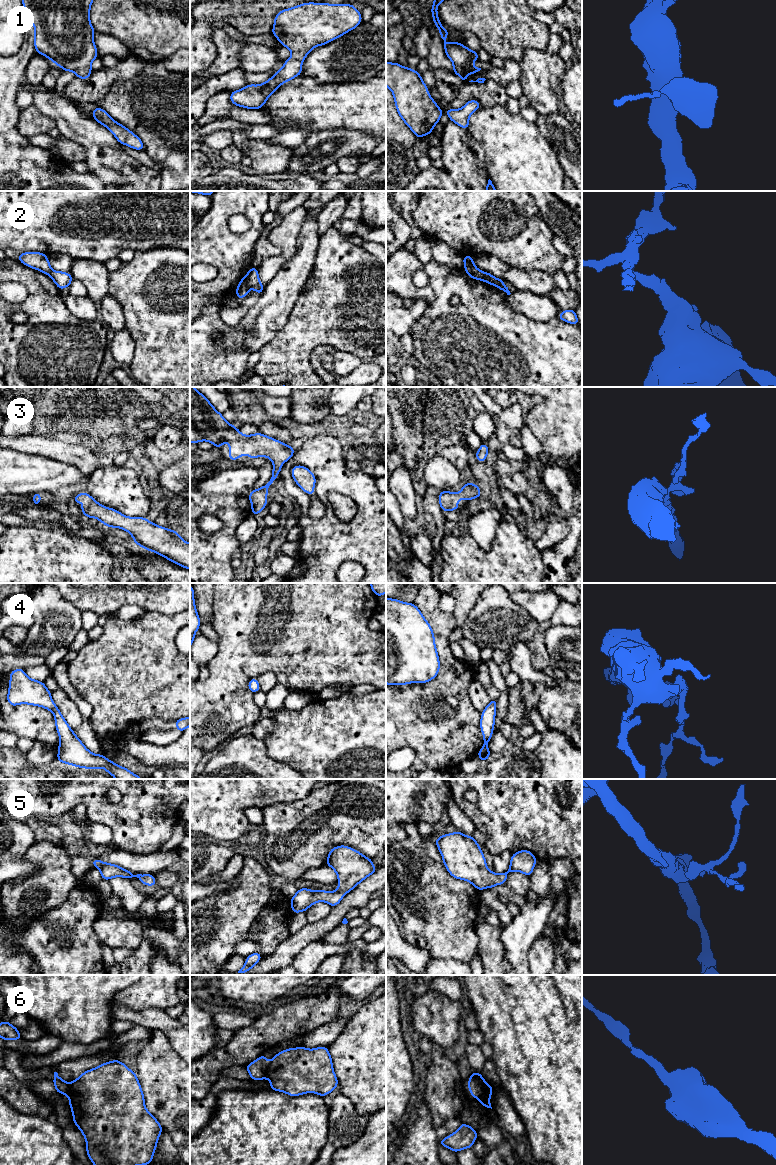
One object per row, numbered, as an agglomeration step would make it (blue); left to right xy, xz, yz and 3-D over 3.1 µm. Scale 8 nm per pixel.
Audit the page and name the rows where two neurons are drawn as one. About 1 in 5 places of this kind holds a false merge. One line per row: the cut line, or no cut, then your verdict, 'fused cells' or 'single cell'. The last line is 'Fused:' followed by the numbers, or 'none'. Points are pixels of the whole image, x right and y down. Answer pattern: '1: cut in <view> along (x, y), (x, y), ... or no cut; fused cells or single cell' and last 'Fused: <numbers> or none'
1: no cut; single cell
2: cut in yz along (465, 266), (471, 266), (488, 277), (493, 278); fused cells
3: no cut; single cell
4: no cut; single cell
5: no cut; single cell
6: cut in yz along (487, 1084), (487, 1090), (481, 1098); fused cells
Fused: 2, 6

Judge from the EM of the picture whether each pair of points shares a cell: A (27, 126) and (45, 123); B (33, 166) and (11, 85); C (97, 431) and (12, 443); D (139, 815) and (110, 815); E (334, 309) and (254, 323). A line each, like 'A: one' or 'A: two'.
A: one
B: one
C: two
D: one
E: two

